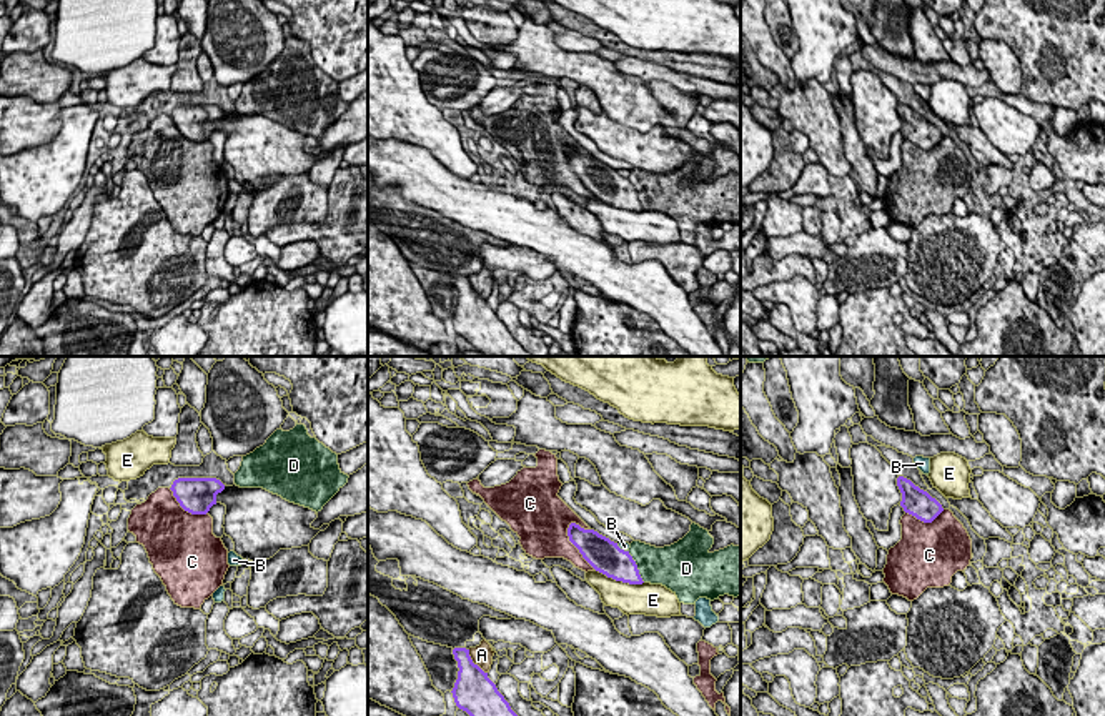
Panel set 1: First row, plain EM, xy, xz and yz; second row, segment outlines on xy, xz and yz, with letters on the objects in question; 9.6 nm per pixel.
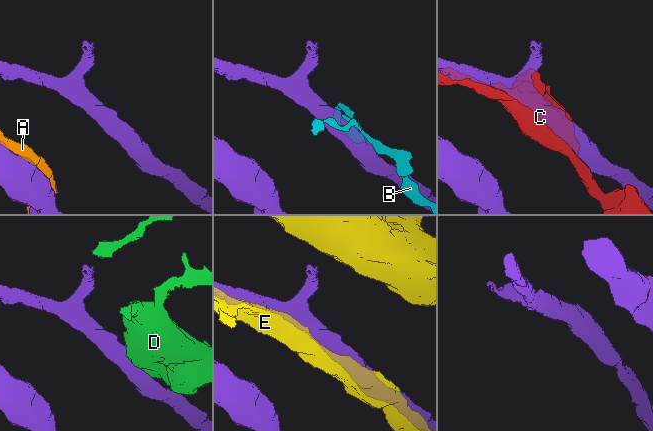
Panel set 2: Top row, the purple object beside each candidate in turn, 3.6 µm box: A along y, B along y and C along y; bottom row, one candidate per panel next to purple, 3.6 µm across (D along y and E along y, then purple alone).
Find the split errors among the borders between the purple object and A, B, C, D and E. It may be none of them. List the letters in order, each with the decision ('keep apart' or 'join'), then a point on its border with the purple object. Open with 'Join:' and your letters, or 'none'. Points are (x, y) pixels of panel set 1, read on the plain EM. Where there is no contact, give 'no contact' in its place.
Join: C
A: keep apart; contact xz (473, 290)
B: keep apart; contact xz (623, 177)
C: join; contact xz (573, 170)
D: keep apart; contact xz (636, 193)
E: keep apart; contact xz (619, 207)

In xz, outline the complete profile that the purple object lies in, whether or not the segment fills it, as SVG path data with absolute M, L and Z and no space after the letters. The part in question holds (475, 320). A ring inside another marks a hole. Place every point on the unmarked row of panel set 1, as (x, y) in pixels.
M454 275L453 281L459 298L451 320L459 336L484 356L533 356L511 336L488 300L473 290L469 276Z

